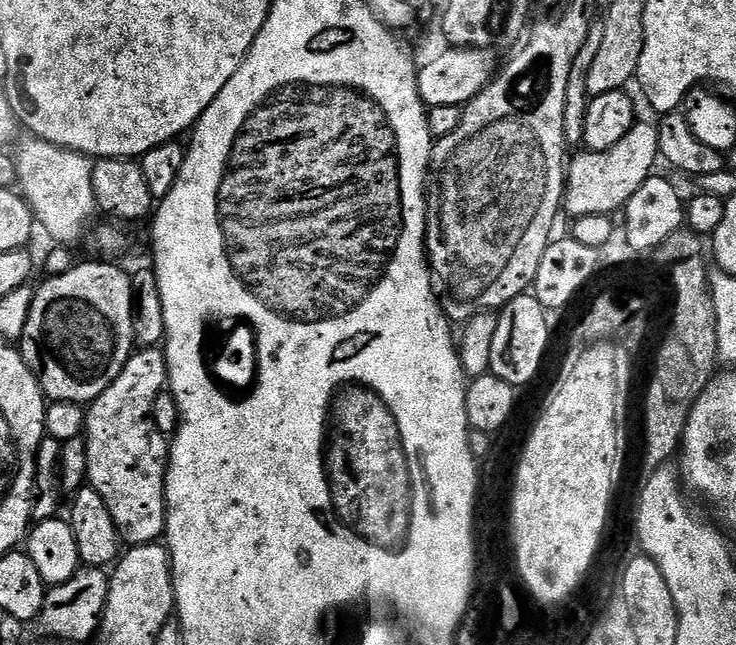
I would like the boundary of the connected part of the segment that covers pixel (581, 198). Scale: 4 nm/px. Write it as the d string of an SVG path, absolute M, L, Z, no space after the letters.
M635 122L626 137L609 152L581 153L569 161L566 170L563 211L573 219L590 214L611 215L623 209L642 182L653 175L660 158L659 127L655 123Z

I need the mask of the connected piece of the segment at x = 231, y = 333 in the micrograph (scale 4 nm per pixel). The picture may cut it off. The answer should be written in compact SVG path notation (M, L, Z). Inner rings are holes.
M208 316L208 320L204 320L204 332L200 332L200 365L204 367L204 376L208 376L208 384L212 384L228 404L240 404L244 397L255 394L262 378L262 346L256 320L252 320L252 316Z

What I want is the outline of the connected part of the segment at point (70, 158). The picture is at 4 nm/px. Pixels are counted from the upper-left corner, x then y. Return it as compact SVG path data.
M31 134L21 137L16 153L18 186L21 195L31 207L33 217L44 228L55 245L73 247L86 232L93 214L97 213L93 194L93 166L95 161L80 152L54 144Z

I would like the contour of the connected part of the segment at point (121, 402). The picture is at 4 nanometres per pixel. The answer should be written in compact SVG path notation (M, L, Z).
M159 347L140 348L133 351L132 357L126 362L126 366L122 370L122 374L118 374L118 378L114 378L114 382L102 393L97 400L87 405L86 415L84 418L84 445L86 446L86 466L88 467L87 483L94 490L98 490L98 494L102 494L102 498L106 502L106 506L110 510L110 514L114 518L116 529L120 532L120 539L125 545L135 546L137 544L154 544L157 543L165 535L166 525L168 522L168 503L166 502L166 474L168 473L168 453L170 451L169 437L164 436L156 428L156 423L152 415L154 414L154 402L158 398L160 392L165 391L168 382L168 364L164 360L163 351Z

